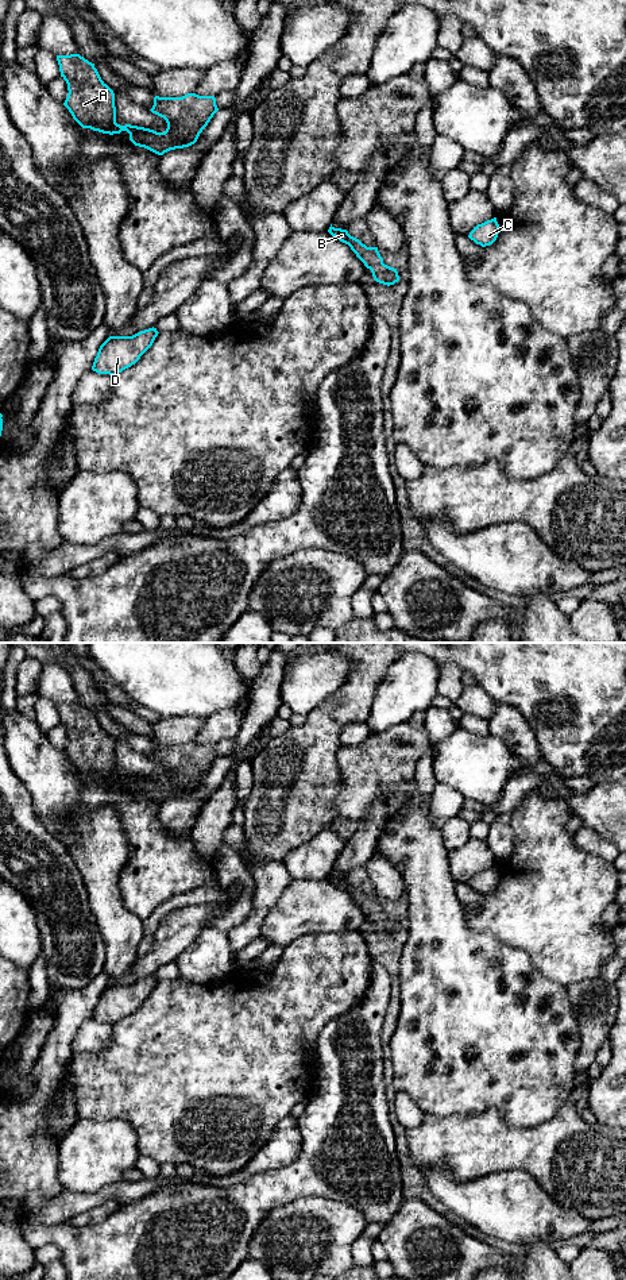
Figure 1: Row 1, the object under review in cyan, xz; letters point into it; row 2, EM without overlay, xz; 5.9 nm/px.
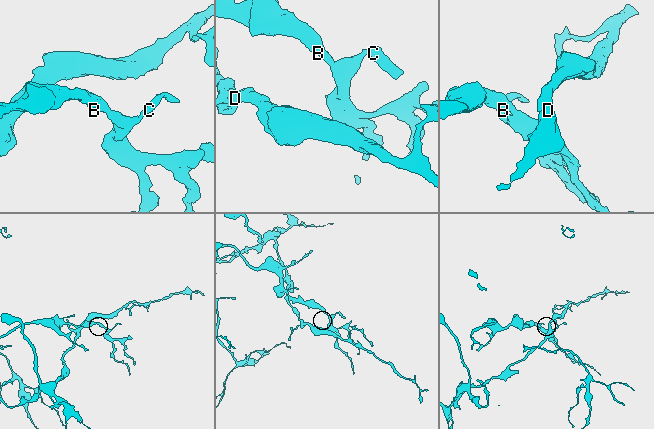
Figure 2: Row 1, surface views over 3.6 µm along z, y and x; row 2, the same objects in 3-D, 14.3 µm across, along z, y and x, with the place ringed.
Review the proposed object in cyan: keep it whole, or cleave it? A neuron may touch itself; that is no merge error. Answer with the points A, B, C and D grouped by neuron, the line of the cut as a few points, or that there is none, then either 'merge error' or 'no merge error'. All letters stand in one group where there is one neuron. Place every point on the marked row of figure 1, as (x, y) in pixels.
groups A B C D; cut none; no merge error

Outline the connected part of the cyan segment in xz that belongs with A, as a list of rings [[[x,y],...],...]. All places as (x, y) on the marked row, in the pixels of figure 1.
[[[80,54],[57,55],[57,61],[69,90],[63,105],[82,128],[109,135],[127,131],[135,146],[158,155],[194,144],[219,111],[215,96],[155,96],[150,111],[166,120],[165,132],[131,124],[120,126],[116,123],[115,93],[101,80],[94,63]]]

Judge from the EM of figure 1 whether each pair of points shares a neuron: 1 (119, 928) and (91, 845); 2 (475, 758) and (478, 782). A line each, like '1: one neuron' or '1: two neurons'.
1: one neuron
2: one neuron

